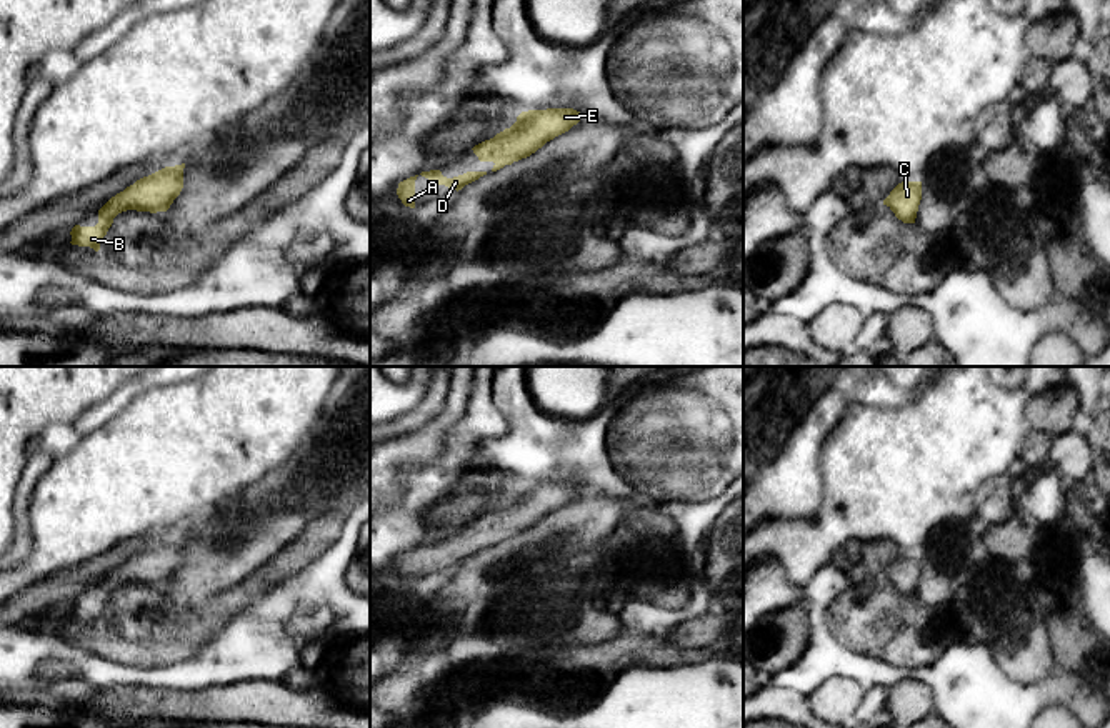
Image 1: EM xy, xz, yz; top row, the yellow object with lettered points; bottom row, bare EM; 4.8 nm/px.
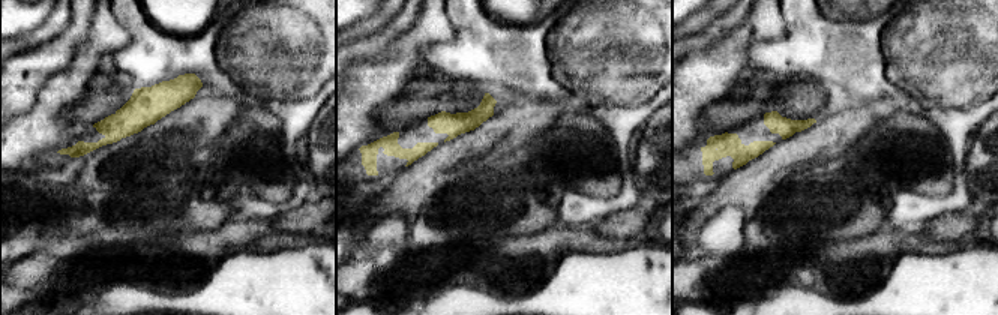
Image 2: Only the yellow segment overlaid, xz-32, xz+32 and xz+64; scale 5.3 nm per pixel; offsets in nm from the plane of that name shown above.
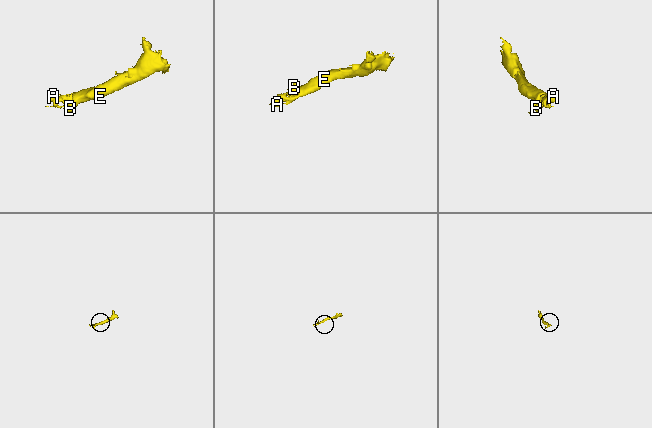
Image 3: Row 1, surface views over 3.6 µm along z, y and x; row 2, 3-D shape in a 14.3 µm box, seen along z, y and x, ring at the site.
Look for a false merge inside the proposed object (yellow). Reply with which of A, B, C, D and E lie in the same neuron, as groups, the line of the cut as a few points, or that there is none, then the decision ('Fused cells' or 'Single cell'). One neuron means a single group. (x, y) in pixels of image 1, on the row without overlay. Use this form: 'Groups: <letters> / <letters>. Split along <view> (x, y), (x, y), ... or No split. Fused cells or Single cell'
Groups: A B C D E. No split. Single cell

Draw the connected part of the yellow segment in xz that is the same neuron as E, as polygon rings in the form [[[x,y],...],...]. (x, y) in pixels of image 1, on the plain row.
[[[573,481],[528,483],[517,495],[493,511],[475,518],[472,523],[480,535],[493,535],[492,545],[530,530],[547,515],[568,505],[580,495],[582,486]]]

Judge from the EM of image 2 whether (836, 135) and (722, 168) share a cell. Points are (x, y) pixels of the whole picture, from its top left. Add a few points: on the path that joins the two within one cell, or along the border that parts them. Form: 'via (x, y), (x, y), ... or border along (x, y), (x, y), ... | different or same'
border along (734, 170), (706, 189) | different

